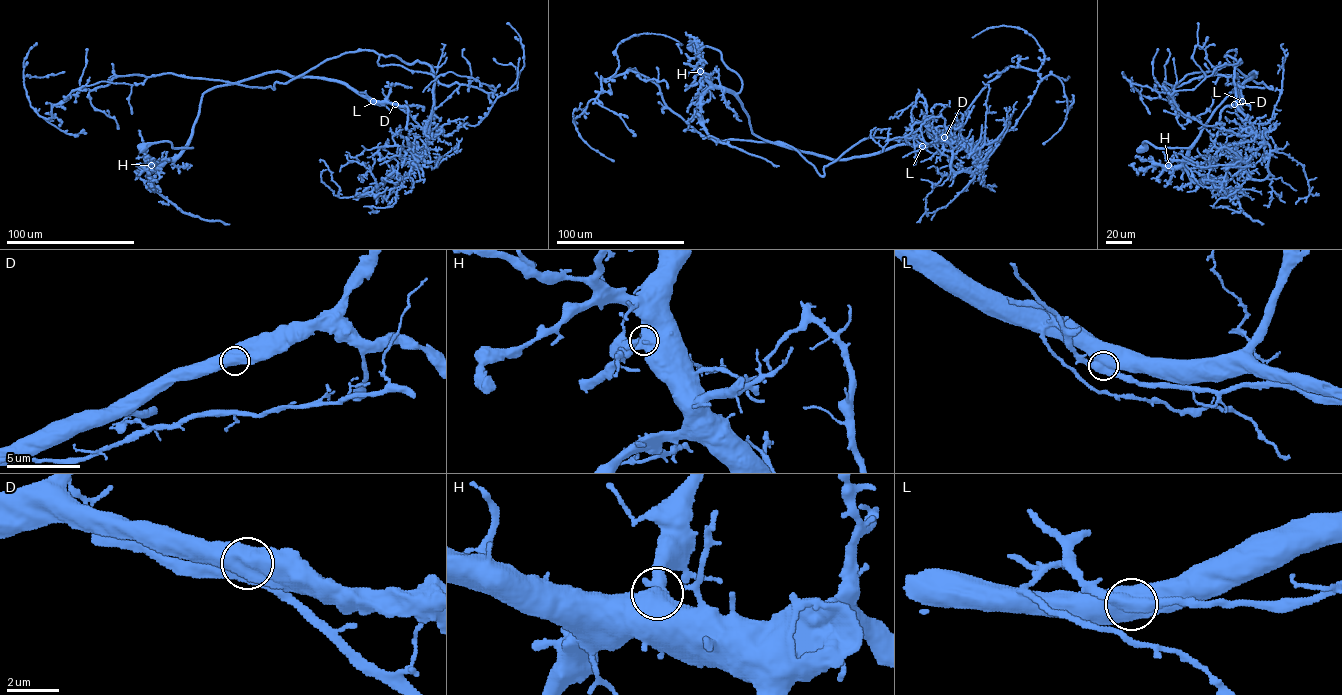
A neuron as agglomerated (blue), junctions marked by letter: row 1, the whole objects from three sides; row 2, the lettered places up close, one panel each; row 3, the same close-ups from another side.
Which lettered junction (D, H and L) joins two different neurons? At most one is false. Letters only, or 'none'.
L

